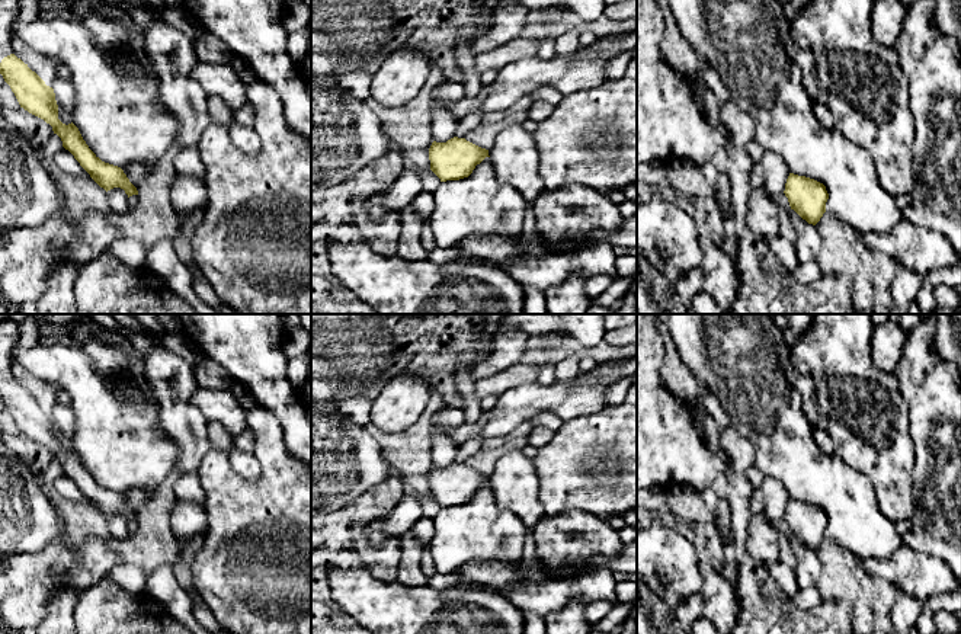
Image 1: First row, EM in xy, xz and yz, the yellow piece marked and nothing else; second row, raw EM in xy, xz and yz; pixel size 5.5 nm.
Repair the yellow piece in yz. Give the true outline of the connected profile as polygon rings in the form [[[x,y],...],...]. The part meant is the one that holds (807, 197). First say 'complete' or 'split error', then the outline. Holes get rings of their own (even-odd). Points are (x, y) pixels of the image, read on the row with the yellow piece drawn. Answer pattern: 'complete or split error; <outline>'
complete; [[[789,173],[784,193],[791,209],[808,224],[816,225],[826,212],[829,193],[826,186],[814,179]]]

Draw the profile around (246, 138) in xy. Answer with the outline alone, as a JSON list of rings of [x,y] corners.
[[[233,122],[230,125],[230,138],[240,151],[247,154],[254,154],[262,147],[262,138],[253,127]]]

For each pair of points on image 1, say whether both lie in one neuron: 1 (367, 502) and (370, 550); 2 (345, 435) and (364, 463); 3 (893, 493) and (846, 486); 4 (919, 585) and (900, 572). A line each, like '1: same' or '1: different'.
1: same
2: same
3: different
4: same

